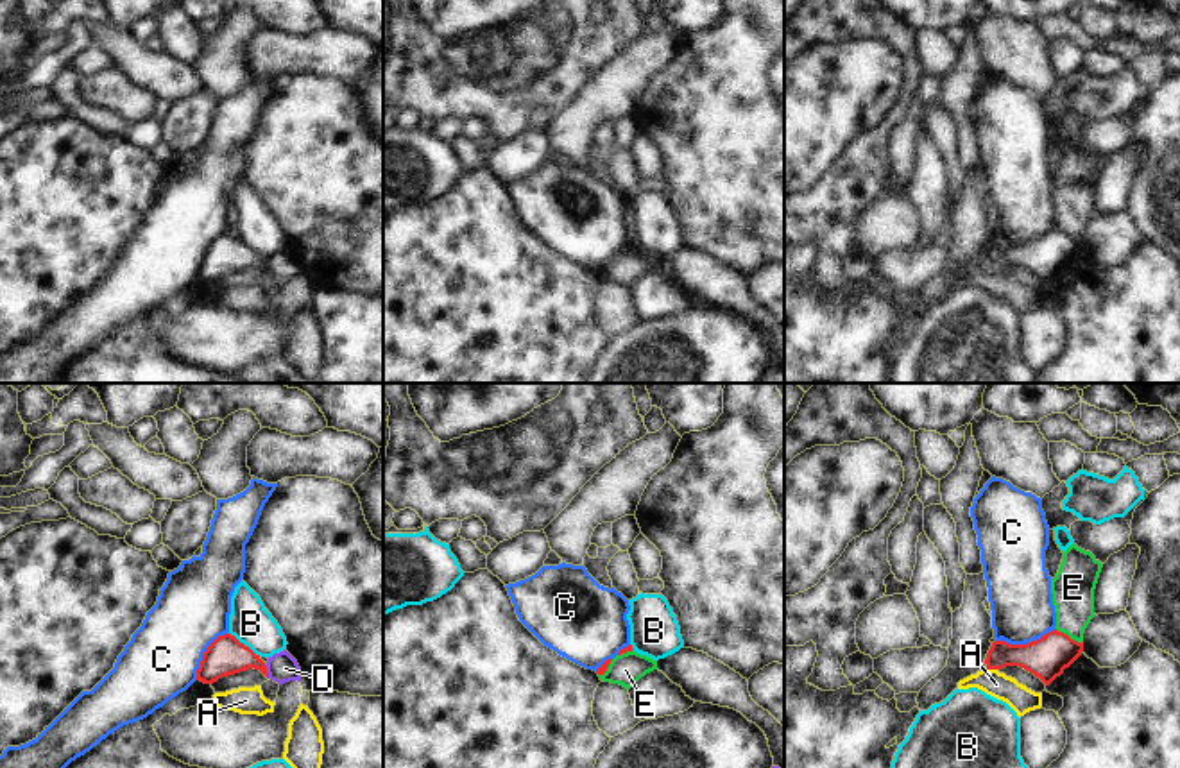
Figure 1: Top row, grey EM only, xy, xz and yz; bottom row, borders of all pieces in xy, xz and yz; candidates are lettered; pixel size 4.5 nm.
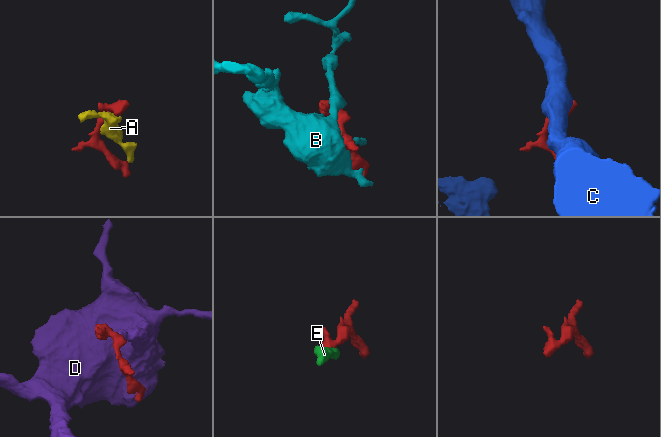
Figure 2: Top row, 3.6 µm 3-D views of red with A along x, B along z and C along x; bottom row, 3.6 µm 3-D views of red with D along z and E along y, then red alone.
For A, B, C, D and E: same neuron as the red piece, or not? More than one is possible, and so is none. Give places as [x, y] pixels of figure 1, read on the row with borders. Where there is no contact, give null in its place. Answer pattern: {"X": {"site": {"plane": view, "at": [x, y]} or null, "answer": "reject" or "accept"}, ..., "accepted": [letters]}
{"A": {"site": {"plane": "yz", "at": [991, 668]}, "answer": "reject"}, "B": {"site": {"plane": "xy", "at": [244, 645]}, "answer": "reject"}, "C": {"site": {"plane": "yz", "at": [1026, 643]}, "answer": "reject"}, "D": {"site": {"plane": "xy", "at": [265, 672]}, "answer": "reject"}, "E": {"site": {"plane": "yz", "at": [1066, 634]}, "answer": "reject"}, "accepted": []}

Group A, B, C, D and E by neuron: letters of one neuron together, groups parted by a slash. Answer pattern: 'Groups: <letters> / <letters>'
Groups: A E / B / C / D.

